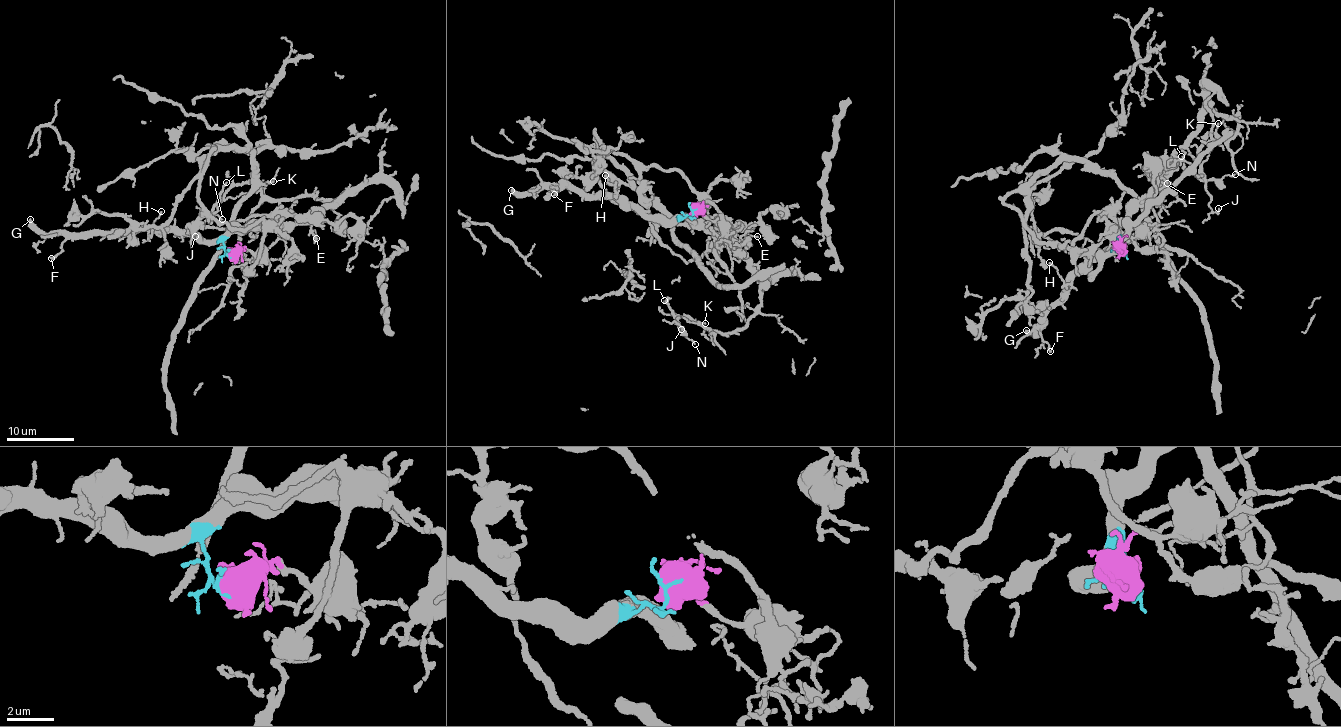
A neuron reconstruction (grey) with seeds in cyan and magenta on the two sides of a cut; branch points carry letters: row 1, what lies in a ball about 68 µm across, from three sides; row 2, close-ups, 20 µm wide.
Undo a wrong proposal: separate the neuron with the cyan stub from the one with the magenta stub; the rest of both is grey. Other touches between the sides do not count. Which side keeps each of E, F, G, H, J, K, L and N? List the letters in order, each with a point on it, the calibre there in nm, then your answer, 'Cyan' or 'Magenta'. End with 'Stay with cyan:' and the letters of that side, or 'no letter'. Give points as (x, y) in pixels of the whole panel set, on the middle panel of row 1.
E: Place: (757, 236). Thickness 100 nm. Cyan
F: Place: (554, 194). Thickness 180 nm. Cyan
G: Place: (511, 190). Thickness 380 nm. Cyan
H: Place: (605, 175). Thickness 140 nm. Cyan
J: Place: (681, 329). Thickness 130 nm. Cyan
K: Place: (705, 323). Thickness 70 nm. Cyan
L: Place: (664, 300). Thickness 130 nm. Cyan
N: Place: (695, 344). Thickness 100 nm. Cyan
Stay with cyan: E, F, G, H, J, K, L, N

